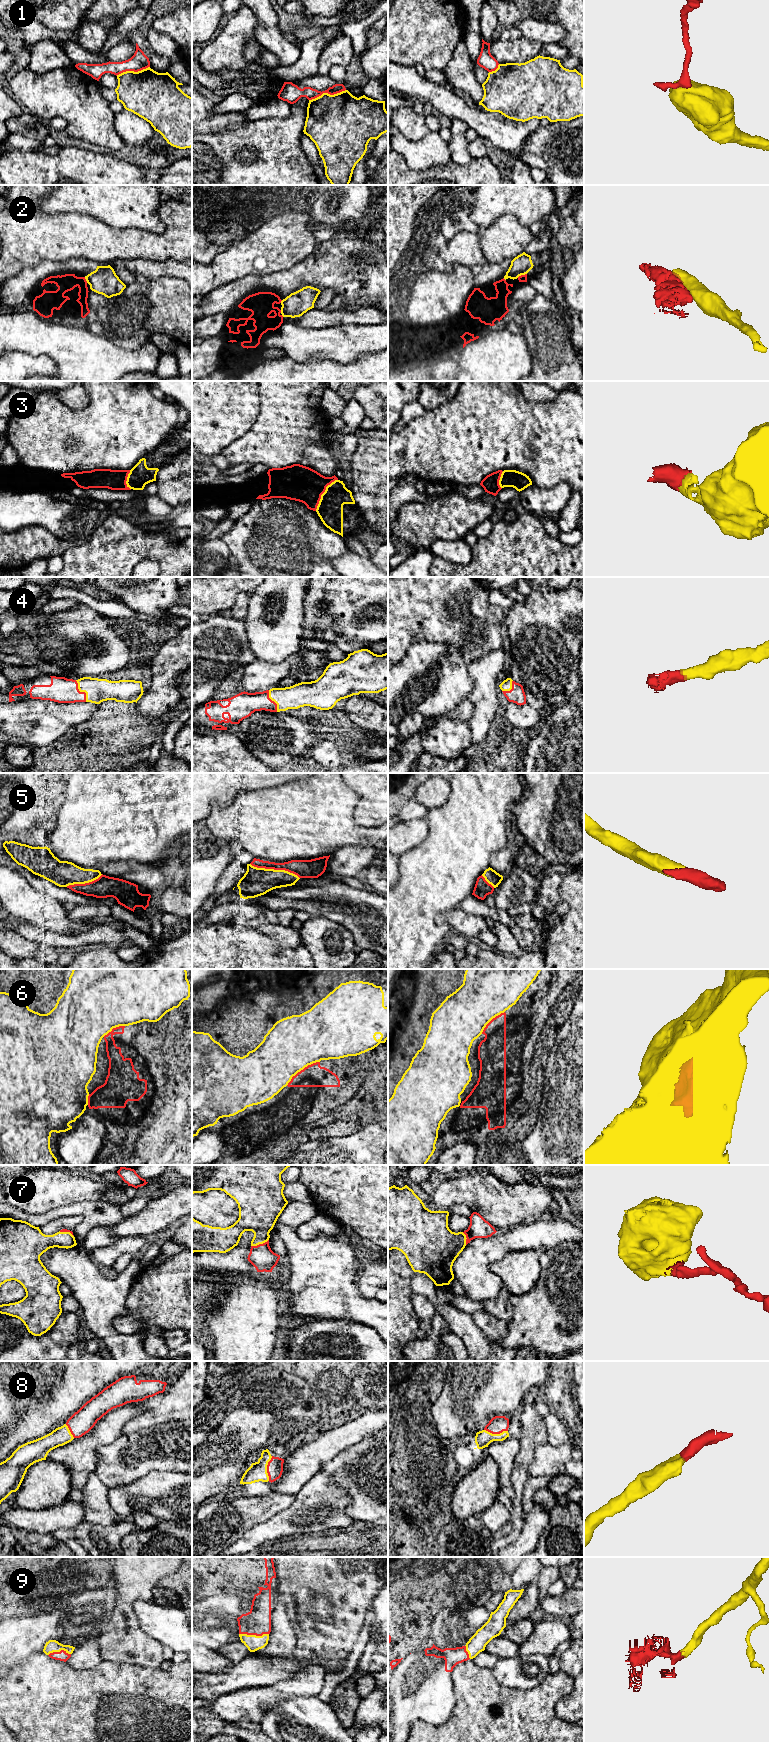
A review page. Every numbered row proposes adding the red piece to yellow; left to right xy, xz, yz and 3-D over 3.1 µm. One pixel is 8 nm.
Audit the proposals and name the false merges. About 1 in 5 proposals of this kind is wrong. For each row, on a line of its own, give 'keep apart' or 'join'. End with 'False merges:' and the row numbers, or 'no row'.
1: keep apart
2: keep apart
3: join
4: join
5: join
6: keep apart
7: join
8: join
9: join
False merges: 1, 2, 6

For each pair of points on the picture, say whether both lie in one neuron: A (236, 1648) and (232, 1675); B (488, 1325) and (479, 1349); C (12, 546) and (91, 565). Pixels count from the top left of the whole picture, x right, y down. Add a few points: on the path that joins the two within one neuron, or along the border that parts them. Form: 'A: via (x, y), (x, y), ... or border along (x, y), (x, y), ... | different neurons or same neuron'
A: border along (248, 1654), (233, 1664) | different neurons
B: border along (471, 1315), (474, 1324), (490, 1343), (491, 1350) | different neurons
C: border along (62, 546), (59, 550) | different neurons

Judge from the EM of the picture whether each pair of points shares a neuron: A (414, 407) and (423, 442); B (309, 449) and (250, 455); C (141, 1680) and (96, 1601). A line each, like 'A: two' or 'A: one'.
A: two
B: one
C: two

